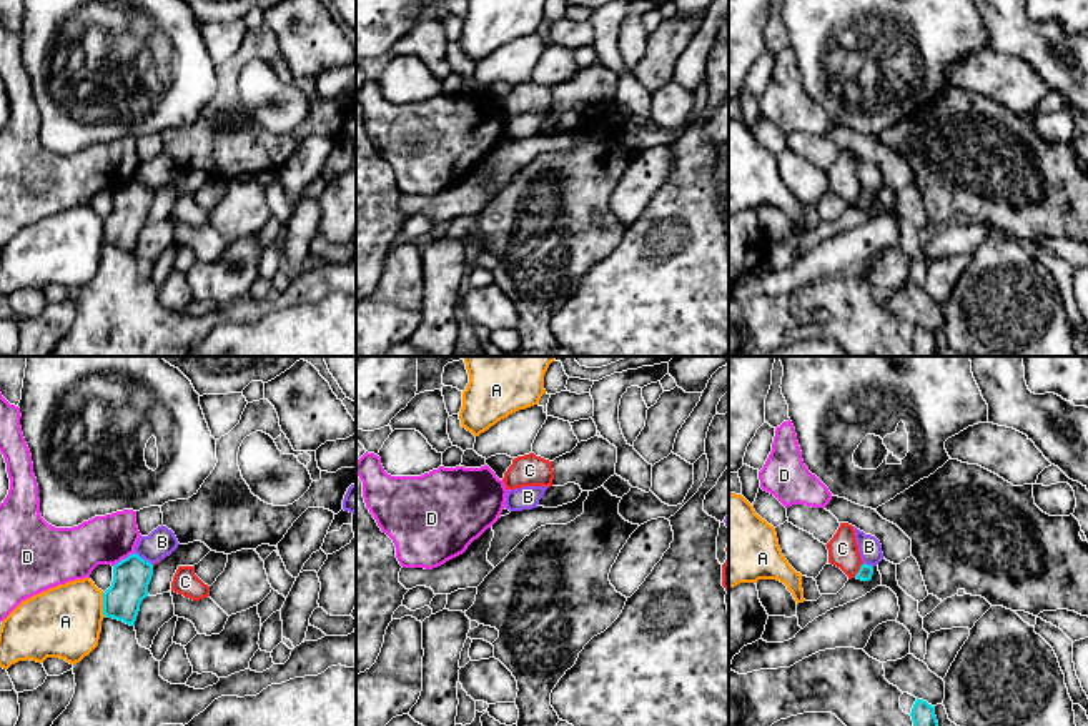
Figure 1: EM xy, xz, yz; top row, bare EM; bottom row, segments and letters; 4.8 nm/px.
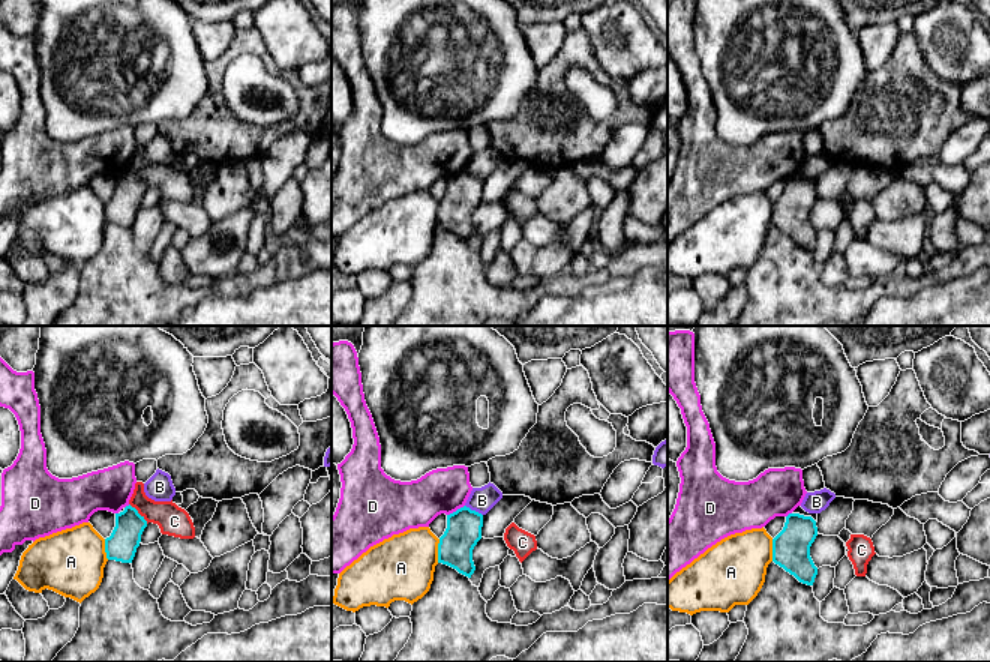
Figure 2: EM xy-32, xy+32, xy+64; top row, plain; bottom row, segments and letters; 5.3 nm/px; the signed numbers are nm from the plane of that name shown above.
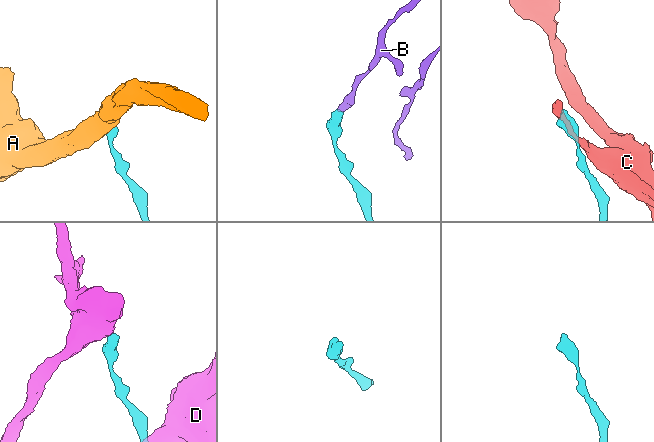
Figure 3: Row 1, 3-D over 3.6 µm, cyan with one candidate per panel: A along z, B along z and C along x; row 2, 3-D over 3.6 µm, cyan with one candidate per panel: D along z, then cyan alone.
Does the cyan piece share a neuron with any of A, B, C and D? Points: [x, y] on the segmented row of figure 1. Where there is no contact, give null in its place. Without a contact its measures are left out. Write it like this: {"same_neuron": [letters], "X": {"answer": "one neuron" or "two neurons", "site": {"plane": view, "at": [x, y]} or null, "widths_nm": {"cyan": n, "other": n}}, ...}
{"same_neuron": [], "A": {"answer": "two neurons", "site": {"plane": "xy", "at": [103, 605]}, "widths_nm": {"cyan": 180, "other": 360}}, "B": {"answer": "two neurons", "site": {"plane": "xy", "at": [142, 558]}, "widths_nm": {"cyan": 180, "other": 140}}, "C": {"answer": "two neurons", "site": {"plane": "yz", "at": [859, 570]}, "widths_nm": {"cyan": 70, "other": 140}}, "D": {"answer": "two neurons", "site": {"plane": "xy", "at": [125, 558]}, "widths_nm": {"cyan": 180, "other": 240}}}

